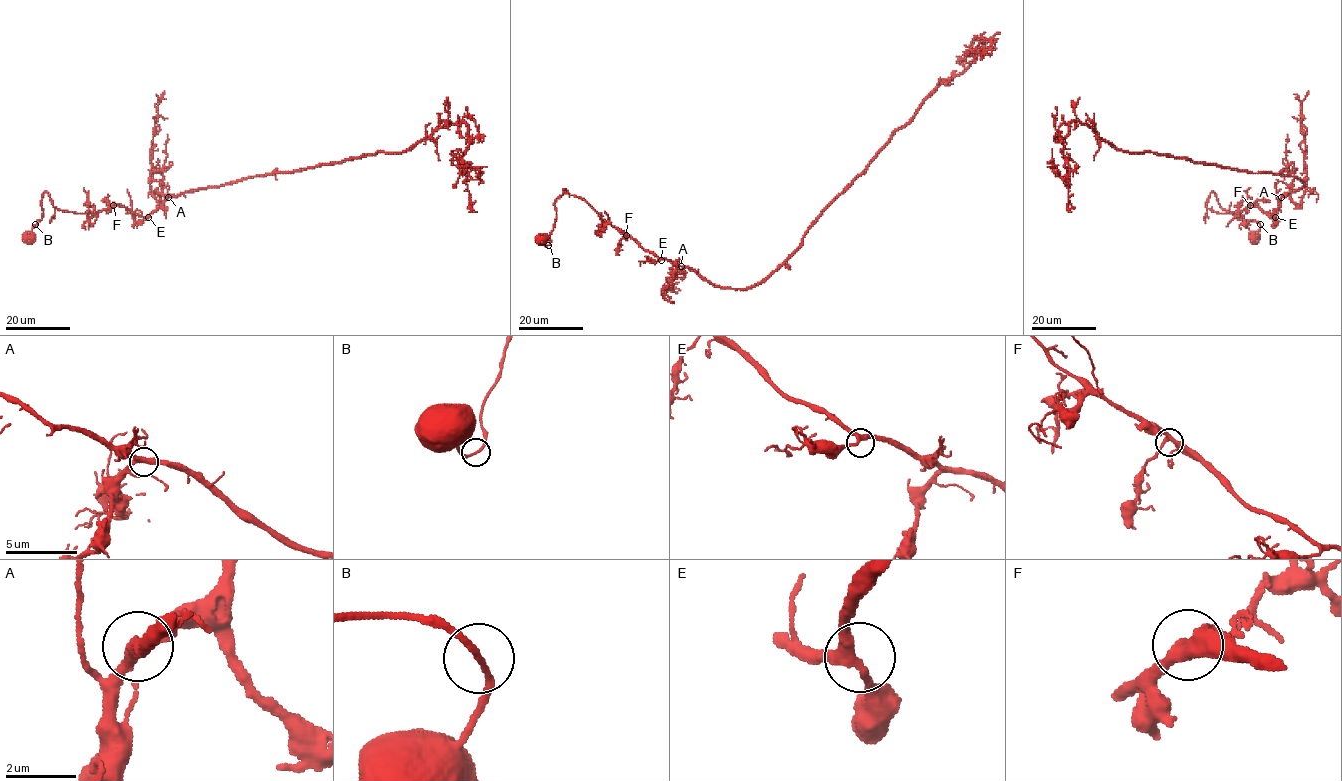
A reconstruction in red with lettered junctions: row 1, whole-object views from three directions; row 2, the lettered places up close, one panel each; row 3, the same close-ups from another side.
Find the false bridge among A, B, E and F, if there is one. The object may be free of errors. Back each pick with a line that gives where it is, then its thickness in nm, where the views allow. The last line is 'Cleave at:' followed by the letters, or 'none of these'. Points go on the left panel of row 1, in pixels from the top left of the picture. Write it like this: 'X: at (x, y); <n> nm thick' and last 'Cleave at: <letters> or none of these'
Cleave at: none of these

